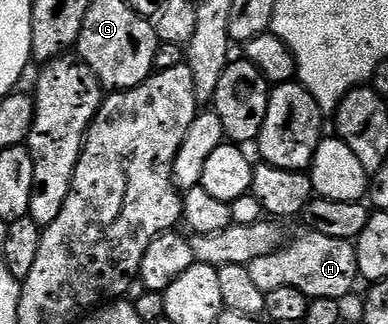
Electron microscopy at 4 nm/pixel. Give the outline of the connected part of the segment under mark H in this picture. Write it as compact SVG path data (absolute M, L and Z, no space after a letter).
M310 231L304 234L296 241L288 240L273 255L265 255L263 259L254 261L249 267L253 283L257 283L257 287L261 287L265 294L277 288L289 287L303 292L308 299L338 299L350 294L356 288L355 281L359 277L354 244L341 239L329 239L329 235L317 235Z

